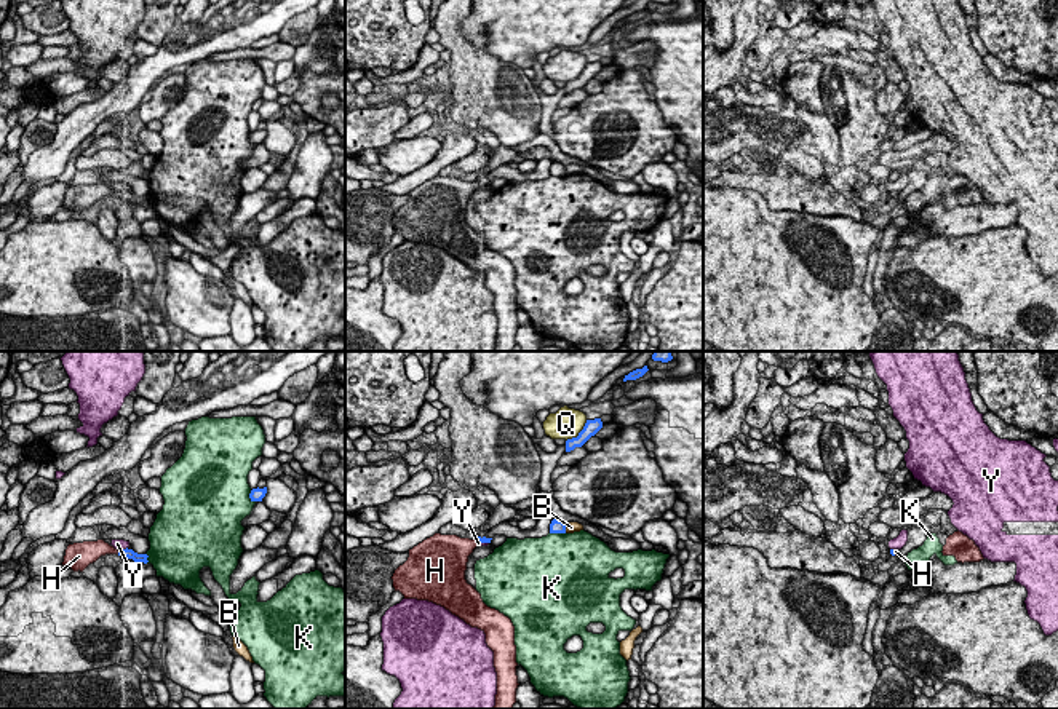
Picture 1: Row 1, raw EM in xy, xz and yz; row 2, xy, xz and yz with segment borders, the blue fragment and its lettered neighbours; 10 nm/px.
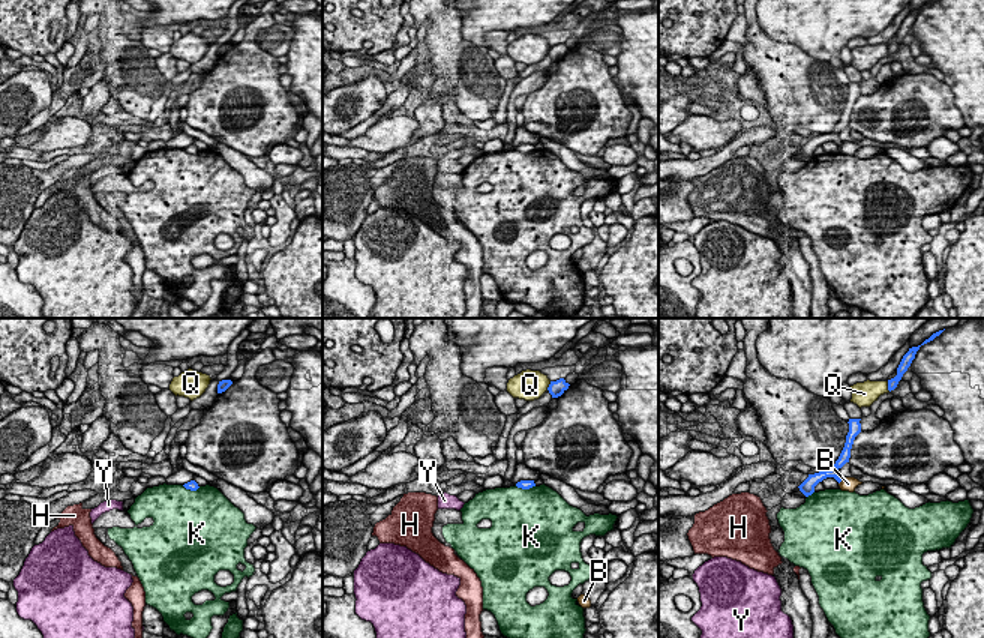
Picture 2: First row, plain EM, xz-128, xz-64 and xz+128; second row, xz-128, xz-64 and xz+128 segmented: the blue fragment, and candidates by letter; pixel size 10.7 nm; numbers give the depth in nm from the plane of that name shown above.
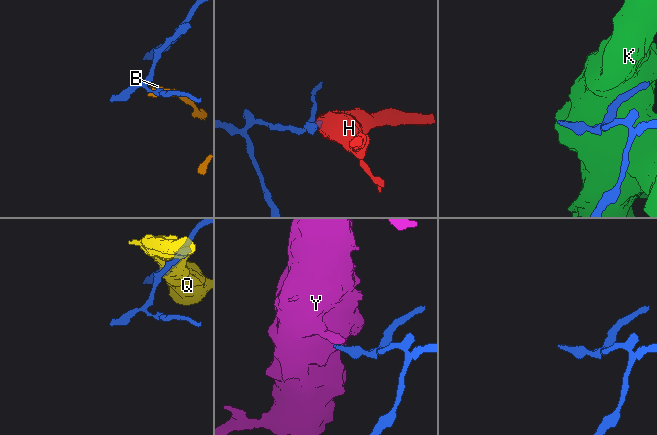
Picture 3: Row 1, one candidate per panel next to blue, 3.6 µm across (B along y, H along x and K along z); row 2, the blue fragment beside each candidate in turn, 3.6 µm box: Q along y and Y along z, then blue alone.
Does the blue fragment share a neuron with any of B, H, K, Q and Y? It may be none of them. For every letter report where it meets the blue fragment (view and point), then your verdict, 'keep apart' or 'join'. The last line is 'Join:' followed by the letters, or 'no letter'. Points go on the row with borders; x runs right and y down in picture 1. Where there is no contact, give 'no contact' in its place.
B: meets blue in xz at (564, 529); keep apart
H: meets blue in xy at (119, 551); join
K: meets blue in xz at (558, 532); keep apart
Q: meets blue in xz at (579, 433); keep apart
Y: meets blue in xz at (483, 542); keep apart
Join: H

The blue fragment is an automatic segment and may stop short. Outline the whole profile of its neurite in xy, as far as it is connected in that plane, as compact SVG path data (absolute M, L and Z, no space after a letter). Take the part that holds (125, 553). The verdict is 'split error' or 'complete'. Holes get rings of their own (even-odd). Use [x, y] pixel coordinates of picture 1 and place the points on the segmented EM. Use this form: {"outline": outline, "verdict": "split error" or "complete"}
{"outline": "M104 540L83 541L69 545L66 549L62 565L70 567L74 572L83 572L89 564L96 562L101 556L118 554L121 557L133 559L134 562L147 564L147 554L137 554L133 549L115 549Z", "verdict": "split error"}

